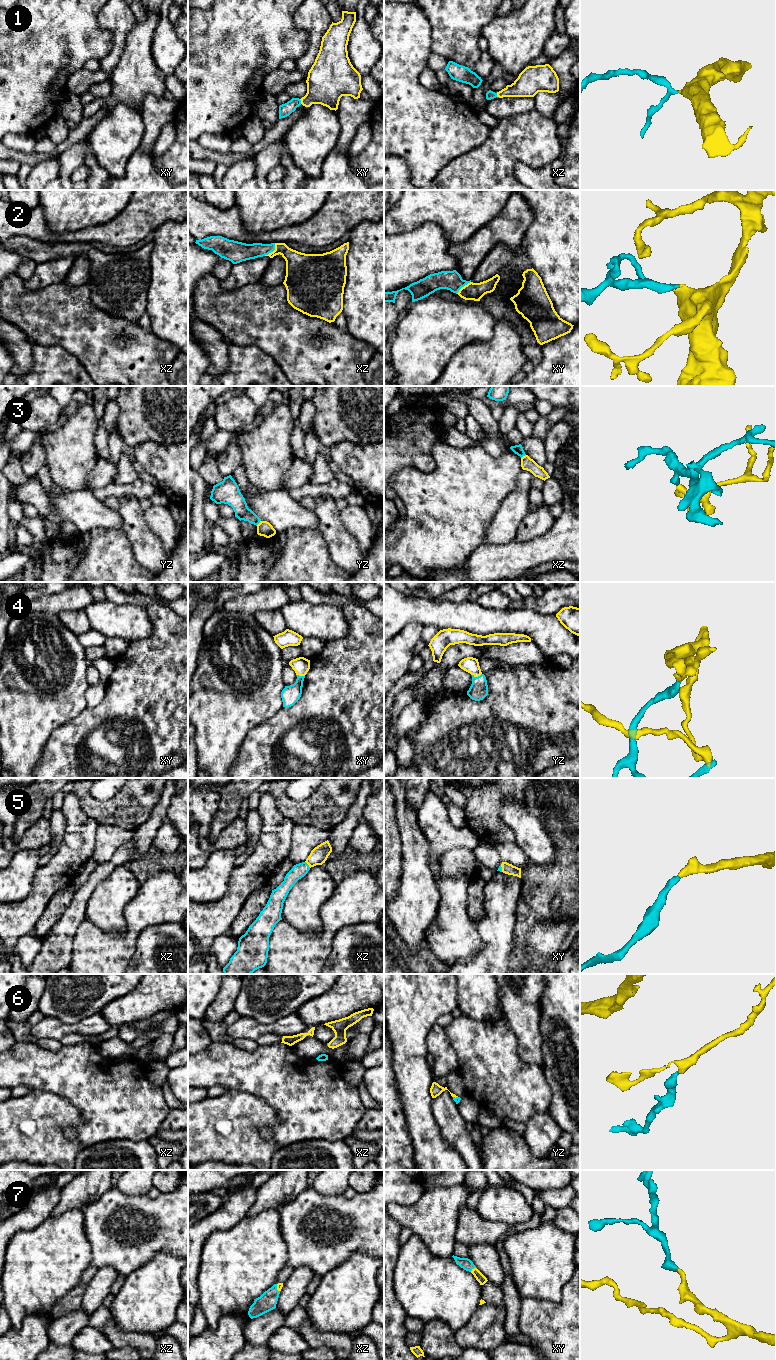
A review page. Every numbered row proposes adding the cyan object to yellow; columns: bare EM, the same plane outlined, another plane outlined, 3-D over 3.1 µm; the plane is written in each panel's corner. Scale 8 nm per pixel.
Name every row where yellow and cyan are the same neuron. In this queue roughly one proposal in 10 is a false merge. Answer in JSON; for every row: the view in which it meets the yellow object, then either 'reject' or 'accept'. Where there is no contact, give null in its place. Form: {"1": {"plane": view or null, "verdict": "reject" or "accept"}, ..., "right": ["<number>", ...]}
{"1": {"plane": "xy", "verdict": "accept"}, "2": {"plane": "xz", "verdict": "accept"}, "3": {"plane": "yz", "verdict": "reject"}, "4": {"plane": "yz", "verdict": "accept"}, "5": {"plane": "xz", "verdict": "accept"}, "6": {"plane": "yz", "verdict": "accept"}, "7": {"plane": "xy", "verdict": "accept"}, "right": ["1", "2", "4", "5", "6", "7"]}

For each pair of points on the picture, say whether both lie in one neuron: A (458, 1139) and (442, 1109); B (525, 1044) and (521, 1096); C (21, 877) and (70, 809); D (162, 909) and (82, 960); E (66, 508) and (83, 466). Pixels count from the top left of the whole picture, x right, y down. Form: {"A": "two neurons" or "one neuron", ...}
{"A": "one neuron", "B": "two neurons", "C": "two neurons", "D": "one neuron", "E": "two neurons"}

